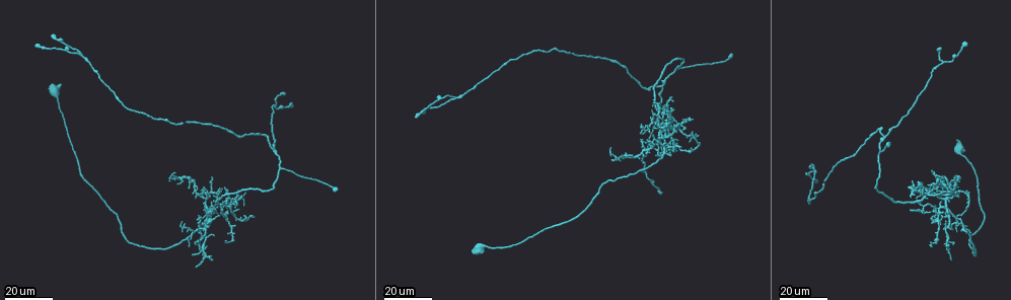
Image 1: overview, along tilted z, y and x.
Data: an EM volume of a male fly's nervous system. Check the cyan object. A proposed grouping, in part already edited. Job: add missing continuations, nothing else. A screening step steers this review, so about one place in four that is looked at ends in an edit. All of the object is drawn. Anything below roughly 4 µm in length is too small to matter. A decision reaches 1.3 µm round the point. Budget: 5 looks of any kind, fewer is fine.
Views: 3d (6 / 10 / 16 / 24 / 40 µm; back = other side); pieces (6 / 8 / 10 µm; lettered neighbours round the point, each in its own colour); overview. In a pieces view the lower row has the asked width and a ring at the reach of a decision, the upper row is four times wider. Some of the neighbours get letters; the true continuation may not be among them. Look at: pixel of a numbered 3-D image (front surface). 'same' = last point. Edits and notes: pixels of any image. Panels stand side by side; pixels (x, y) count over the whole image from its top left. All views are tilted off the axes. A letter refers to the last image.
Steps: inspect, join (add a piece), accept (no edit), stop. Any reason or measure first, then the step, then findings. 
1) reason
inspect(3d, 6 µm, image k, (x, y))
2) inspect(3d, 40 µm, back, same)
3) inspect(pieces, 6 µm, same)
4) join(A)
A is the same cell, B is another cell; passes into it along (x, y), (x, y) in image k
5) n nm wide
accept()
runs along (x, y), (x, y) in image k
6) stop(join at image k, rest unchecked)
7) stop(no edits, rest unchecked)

free end
inspect(3d, 16 µm, image 1, (908, 186))

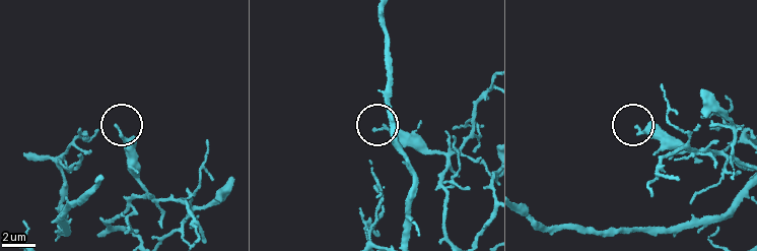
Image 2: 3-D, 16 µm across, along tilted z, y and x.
inspect(pieces, 8 µm, image 2, (116, 126))

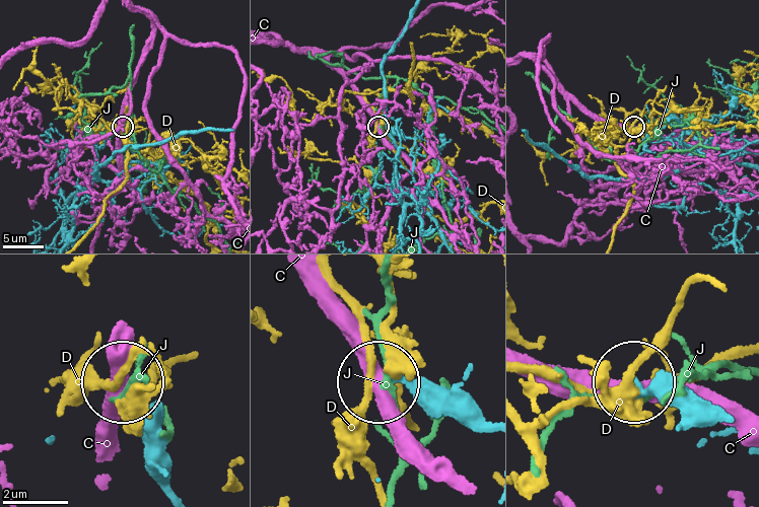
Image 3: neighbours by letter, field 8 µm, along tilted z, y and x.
160 nm wide
accept()
C, D and J are other cells; runs along (483, 422), (411, 387), (382, 383) in image 3; none of them fits

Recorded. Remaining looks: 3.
tapers out
inspect(3d, 24 µm, image 1, (953, 179))

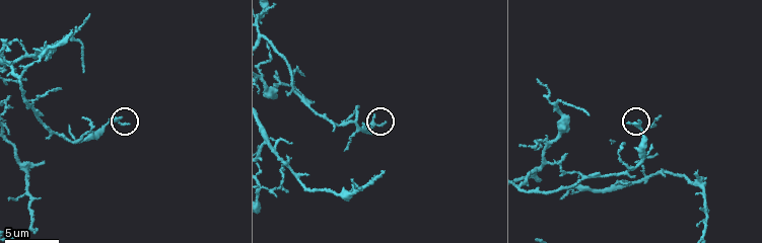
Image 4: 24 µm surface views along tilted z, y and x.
inspect(pieces, 10 µm, image 4, (386, 121))

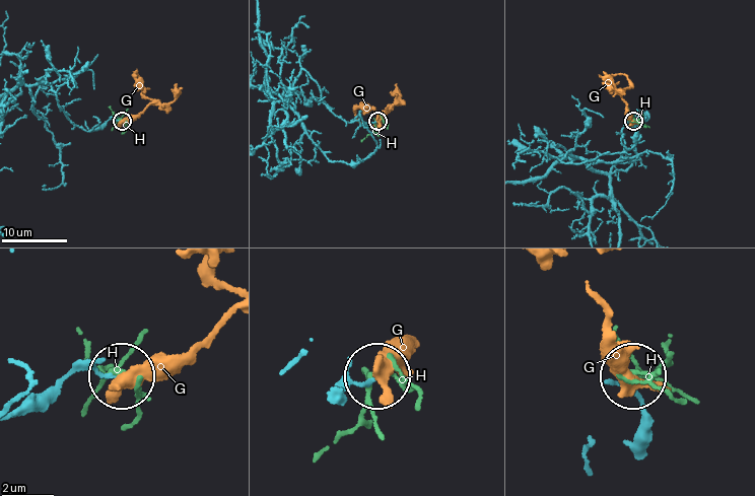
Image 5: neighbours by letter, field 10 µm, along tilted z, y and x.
accept()
G and H are other cells; runs along (642, 418), (635, 375) in image 5; none of them fits

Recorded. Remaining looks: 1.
stop(no edits, rest unchecked)

